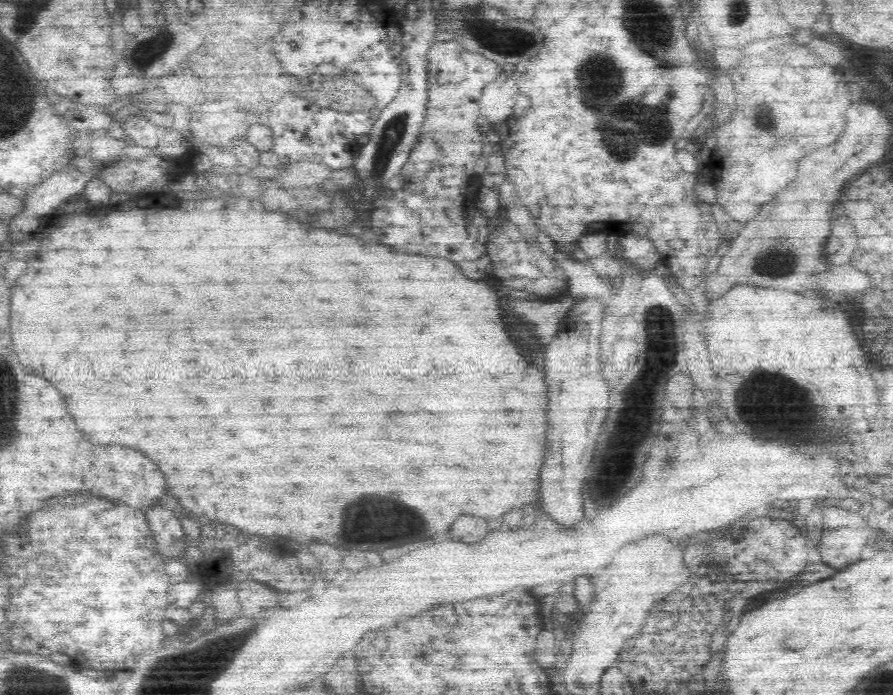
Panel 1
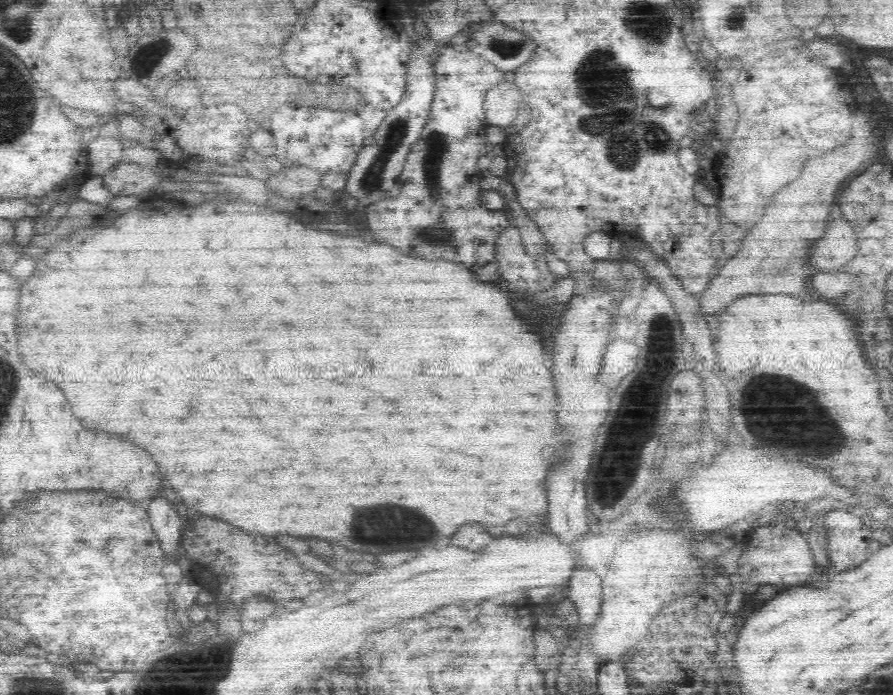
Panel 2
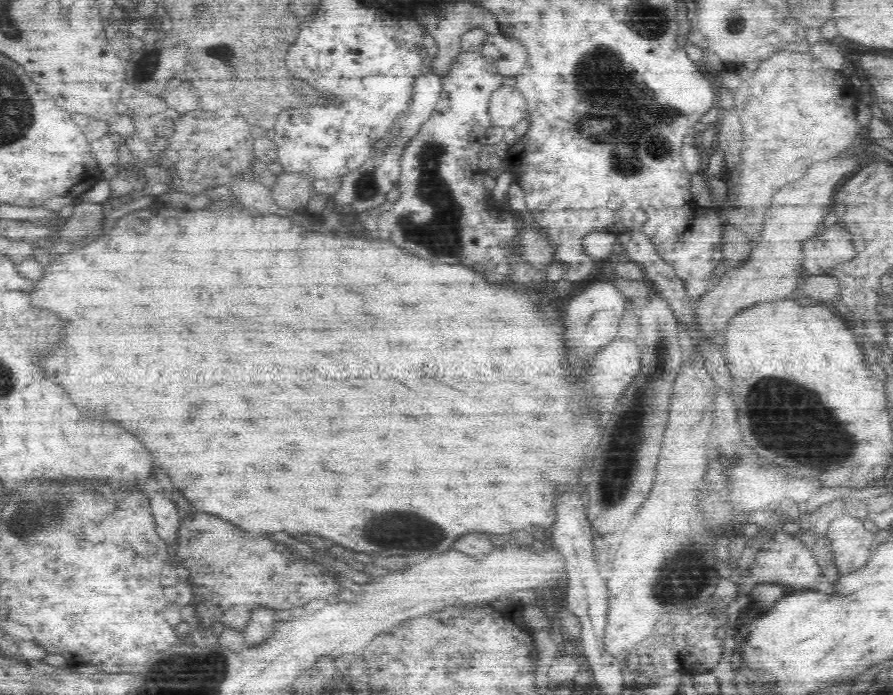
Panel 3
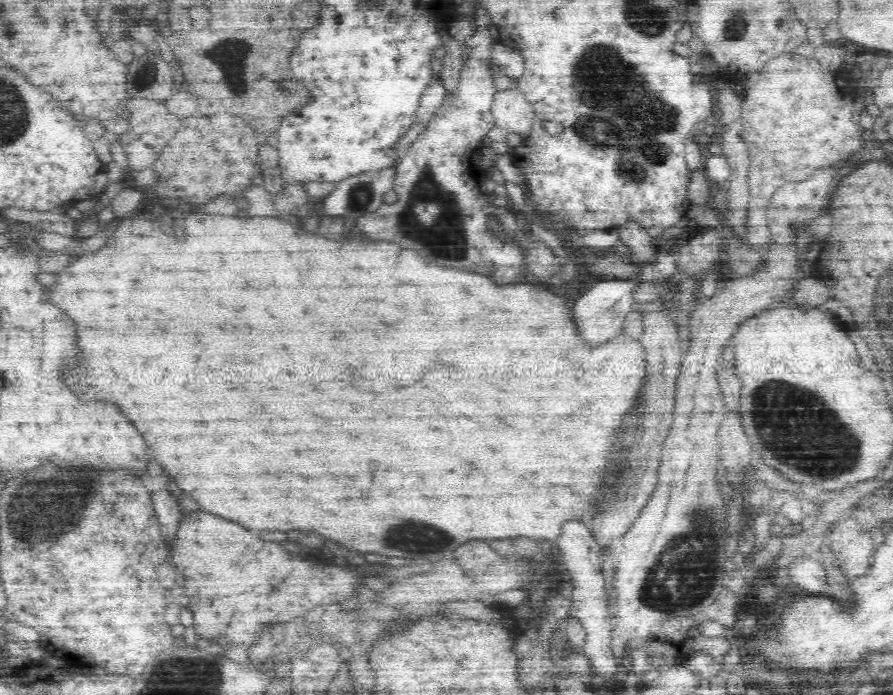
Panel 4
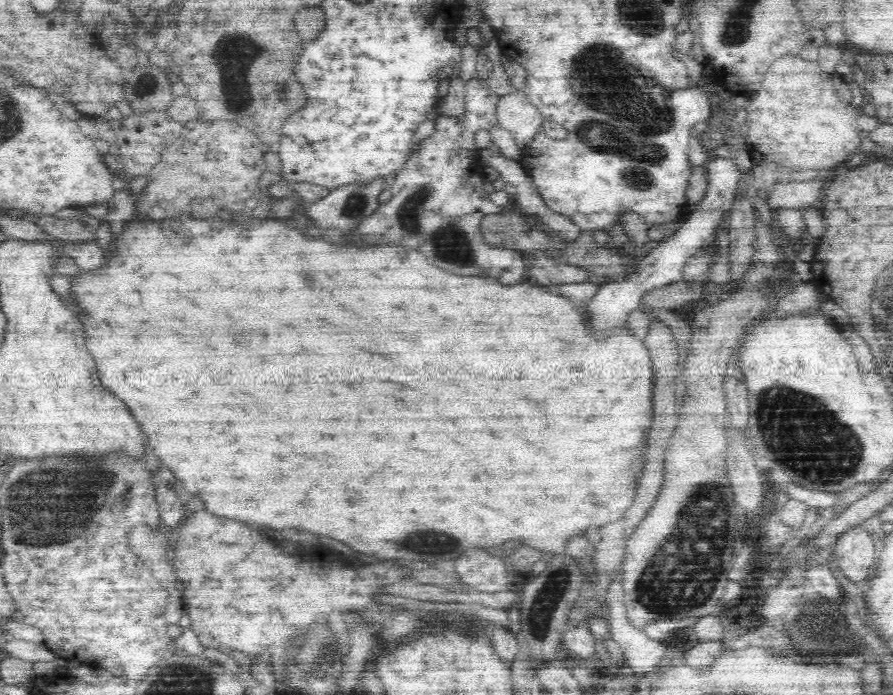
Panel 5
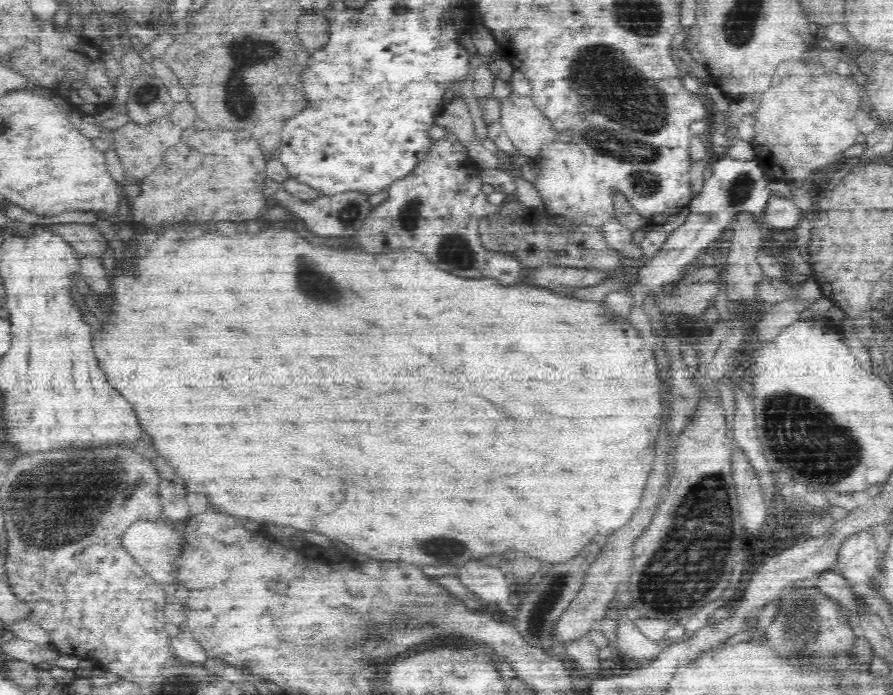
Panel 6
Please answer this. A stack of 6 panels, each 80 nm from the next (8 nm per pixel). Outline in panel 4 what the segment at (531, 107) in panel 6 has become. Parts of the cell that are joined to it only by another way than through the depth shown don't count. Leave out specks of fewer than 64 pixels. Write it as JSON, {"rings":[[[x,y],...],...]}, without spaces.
{"rings":[[[518,90],[496,92],[492,102],[492,114],[496,120],[495,126],[505,129],[507,133],[528,134],[534,120],[530,104]]]}

